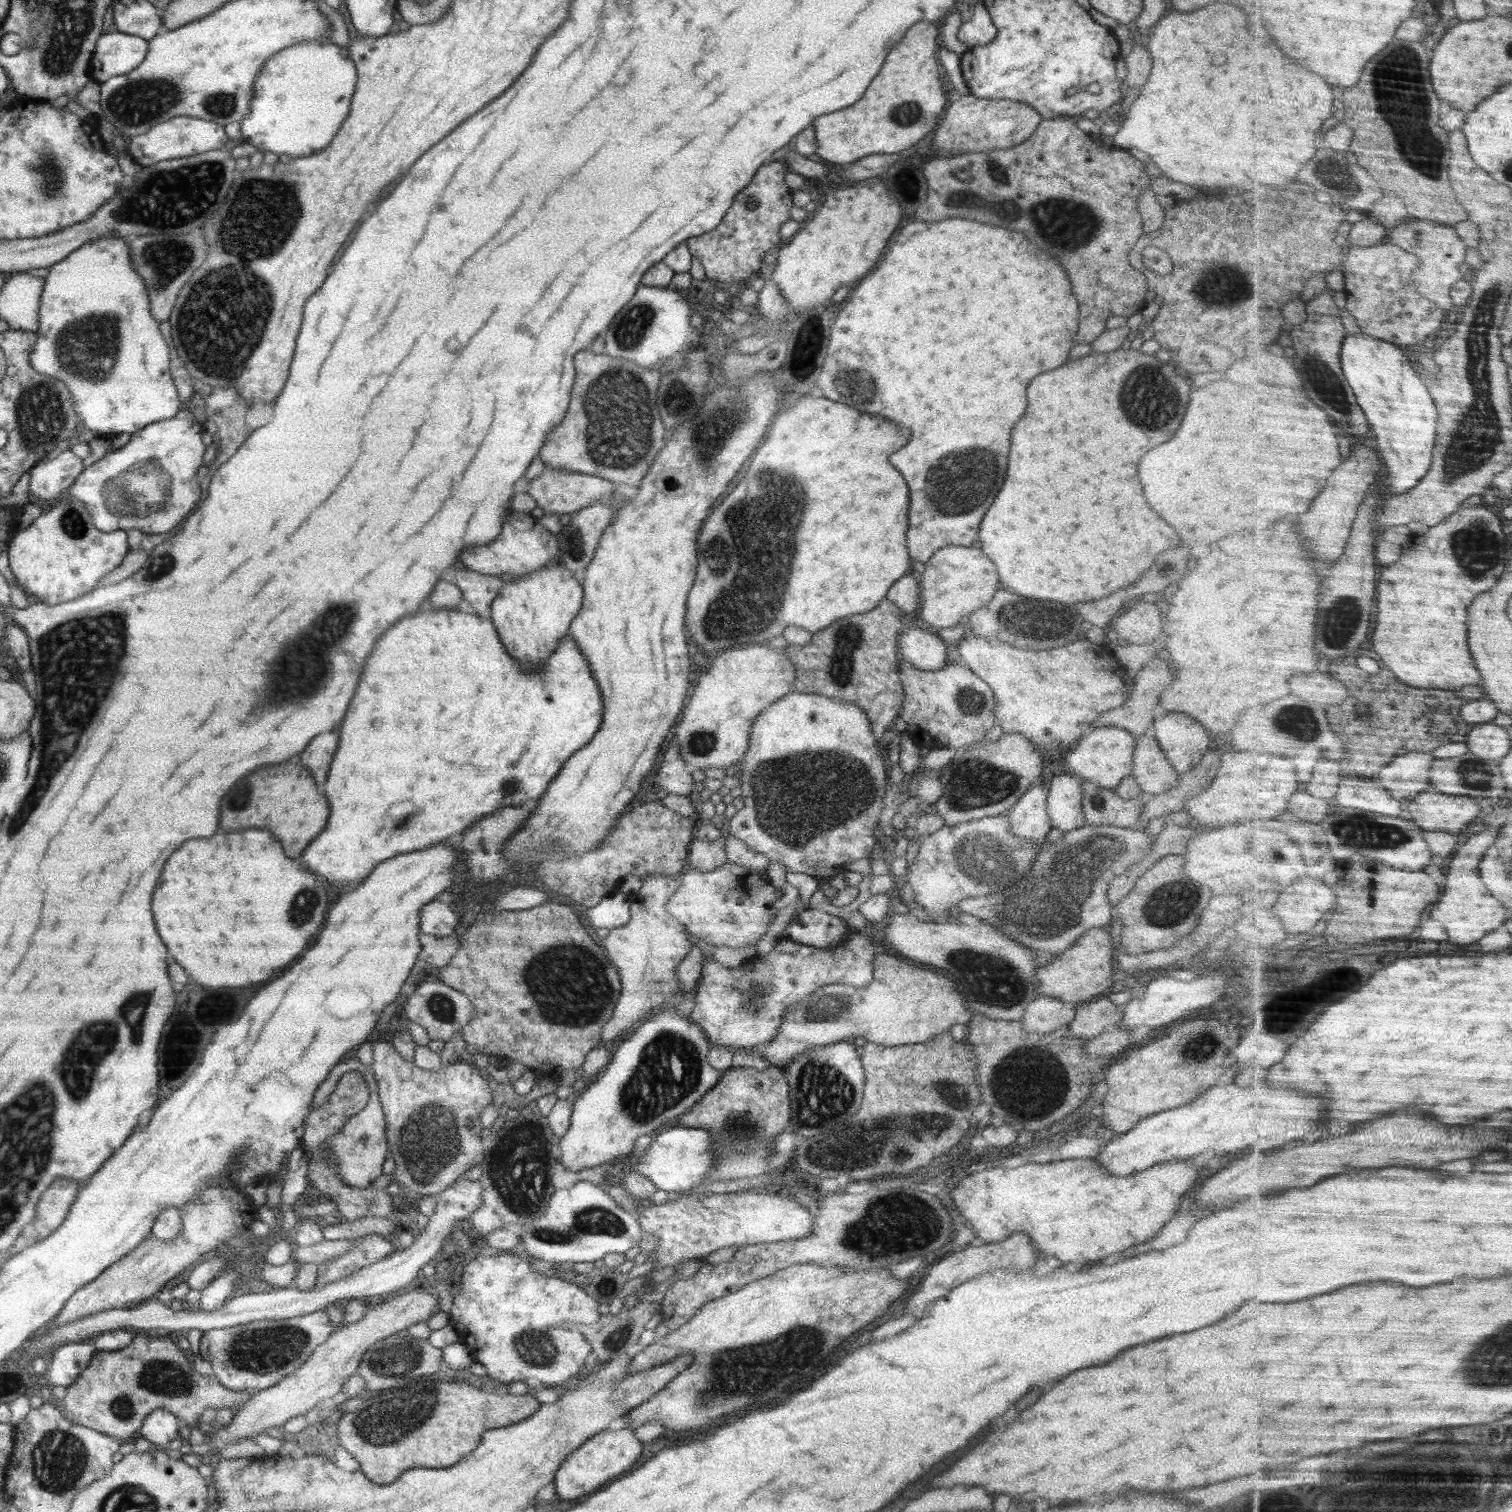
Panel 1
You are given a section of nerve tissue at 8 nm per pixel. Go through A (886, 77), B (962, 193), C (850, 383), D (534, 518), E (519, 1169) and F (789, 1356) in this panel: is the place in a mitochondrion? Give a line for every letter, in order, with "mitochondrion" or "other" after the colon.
A: other
B: mitochondrion
C: mitochondrion
D: other
E: mitochondrion
F: mitochondrion

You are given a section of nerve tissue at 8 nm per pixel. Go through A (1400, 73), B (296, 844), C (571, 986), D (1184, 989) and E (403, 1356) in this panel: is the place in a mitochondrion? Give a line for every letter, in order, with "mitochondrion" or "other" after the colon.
A: mitochondrion
B: other
C: mitochondrion
D: other
E: mitochondrion

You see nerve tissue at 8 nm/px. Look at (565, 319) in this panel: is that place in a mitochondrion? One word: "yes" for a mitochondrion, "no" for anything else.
no

